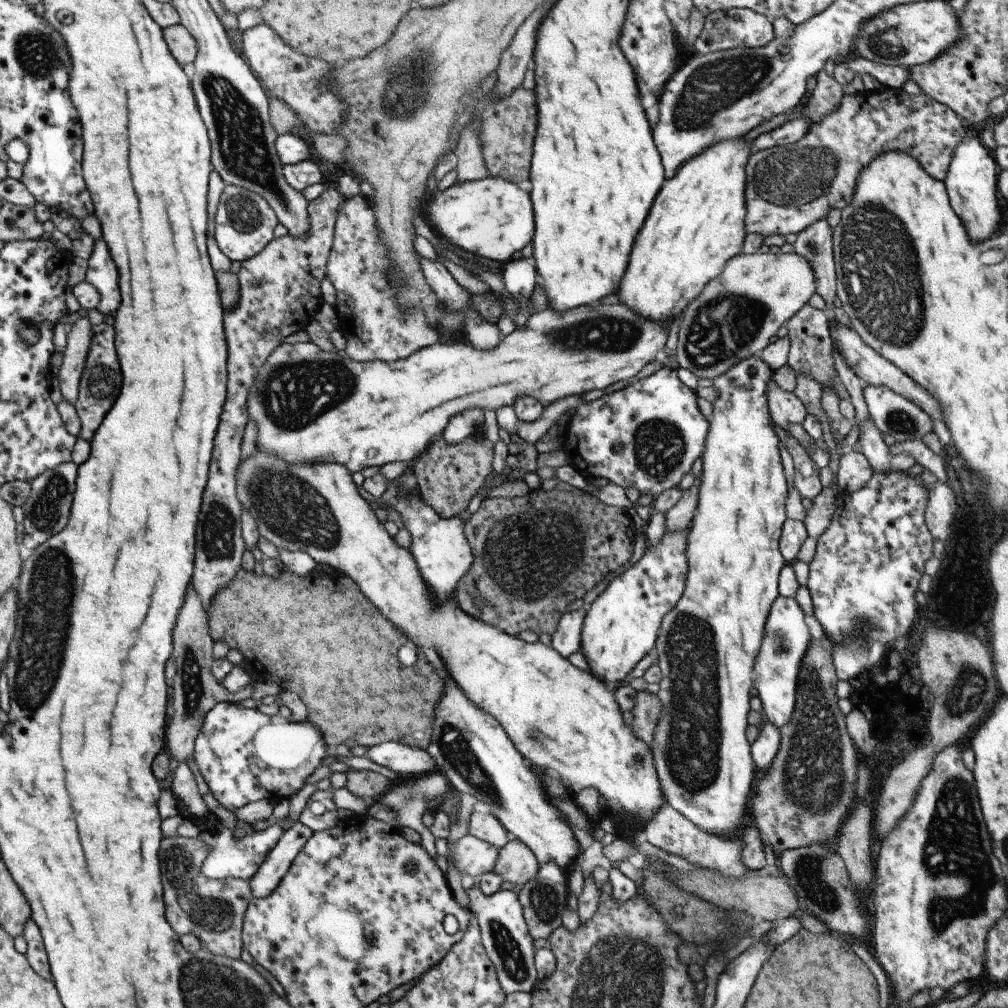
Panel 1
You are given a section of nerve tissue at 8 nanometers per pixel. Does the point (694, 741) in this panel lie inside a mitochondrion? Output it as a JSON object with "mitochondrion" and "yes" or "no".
{"mitochondrion":"yes"}

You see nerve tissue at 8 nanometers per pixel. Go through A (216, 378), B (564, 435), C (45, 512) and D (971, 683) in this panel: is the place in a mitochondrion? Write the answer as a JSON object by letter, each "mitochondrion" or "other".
{"A":"other","B":"other","C":"mitochondrion","D":"mitochondrion"}

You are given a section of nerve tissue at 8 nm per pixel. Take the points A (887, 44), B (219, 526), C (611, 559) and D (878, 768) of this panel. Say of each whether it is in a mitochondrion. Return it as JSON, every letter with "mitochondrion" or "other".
{"A":"mitochondrion","B":"mitochondrion","C":"other","D":"other"}

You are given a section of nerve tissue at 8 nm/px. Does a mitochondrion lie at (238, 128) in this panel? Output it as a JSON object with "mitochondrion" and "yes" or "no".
{"mitochondrion":"yes"}

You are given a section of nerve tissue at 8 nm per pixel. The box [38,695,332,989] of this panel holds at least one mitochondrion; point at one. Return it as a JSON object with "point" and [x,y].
{"point":[212,914]}

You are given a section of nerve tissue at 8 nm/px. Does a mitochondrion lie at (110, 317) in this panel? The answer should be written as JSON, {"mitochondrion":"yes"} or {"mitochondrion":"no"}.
{"mitochondrion":"no"}

